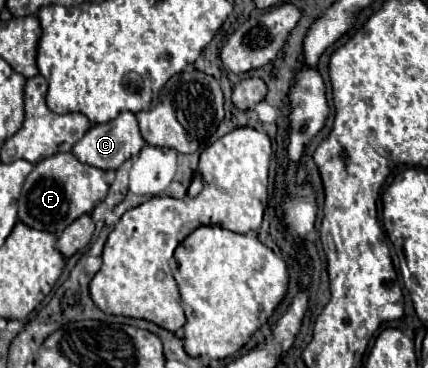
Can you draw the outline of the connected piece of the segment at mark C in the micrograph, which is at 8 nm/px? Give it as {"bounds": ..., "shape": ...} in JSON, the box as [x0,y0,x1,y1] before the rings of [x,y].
{"bounds":[73,111,145,169],"shape":[[[123,111],[119,117],[115,117],[113,121],[109,123],[103,123],[103,125],[93,125],[85,137],[81,141],[75,143],[73,147],[73,155],[81,161],[81,163],[87,163],[87,165],[93,165],[93,167],[99,167],[99,169],[119,169],[119,165],[123,161],[127,161],[129,157],[137,155],[141,151],[141,147],[145,145],[141,133],[139,133],[139,127],[137,127],[137,119],[131,111]]]}

